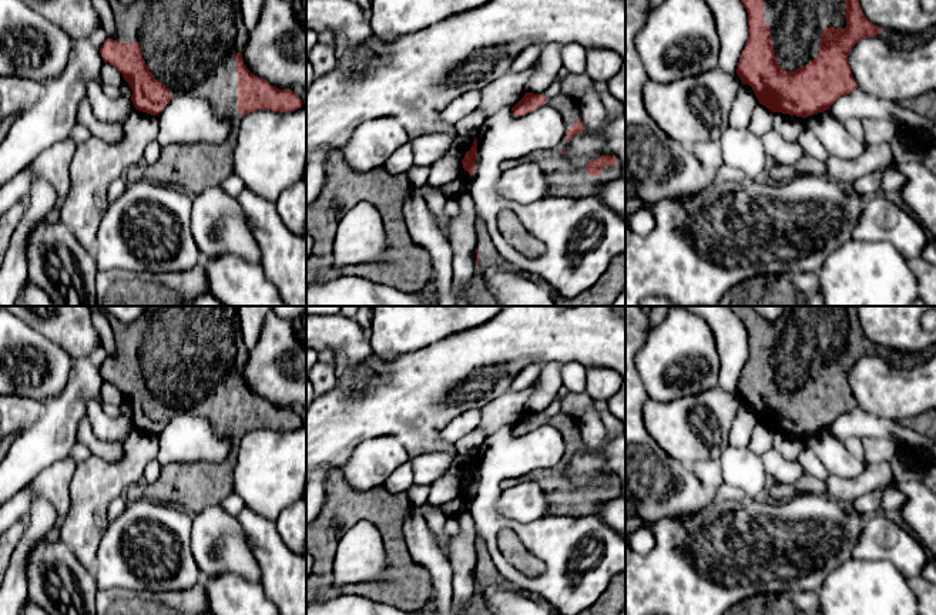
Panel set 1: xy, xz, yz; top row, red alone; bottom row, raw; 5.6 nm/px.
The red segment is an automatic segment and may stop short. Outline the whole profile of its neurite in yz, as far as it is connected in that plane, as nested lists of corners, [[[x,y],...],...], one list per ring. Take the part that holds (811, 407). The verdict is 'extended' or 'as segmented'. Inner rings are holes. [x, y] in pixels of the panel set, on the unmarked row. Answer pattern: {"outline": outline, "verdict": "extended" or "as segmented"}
{"outline": [[[729,306],[748,332],[749,356],[739,376],[737,393],[742,403],[752,406],[759,423],[772,431],[806,437],[823,431],[842,414],[858,404],[848,374],[862,357],[875,356],[883,349],[863,333],[855,306],[789,306],[782,317],[771,322],[749,306]]], "verdict": "extended"}

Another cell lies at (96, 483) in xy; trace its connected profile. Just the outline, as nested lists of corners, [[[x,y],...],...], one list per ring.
[[[135,429],[123,448],[118,461],[91,454],[76,466],[70,483],[71,505],[61,521],[60,540],[91,572],[95,571],[95,555],[110,524],[108,504],[142,481],[145,466],[157,457],[158,436]]]

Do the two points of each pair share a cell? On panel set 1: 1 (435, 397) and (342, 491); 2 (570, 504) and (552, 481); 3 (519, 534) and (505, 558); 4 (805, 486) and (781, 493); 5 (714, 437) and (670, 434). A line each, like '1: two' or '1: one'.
1: two
2: one
3: one
4: one
5: one

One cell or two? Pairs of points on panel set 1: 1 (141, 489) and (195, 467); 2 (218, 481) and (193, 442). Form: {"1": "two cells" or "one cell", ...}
{"1": "one cell", "2": "two cells"}

